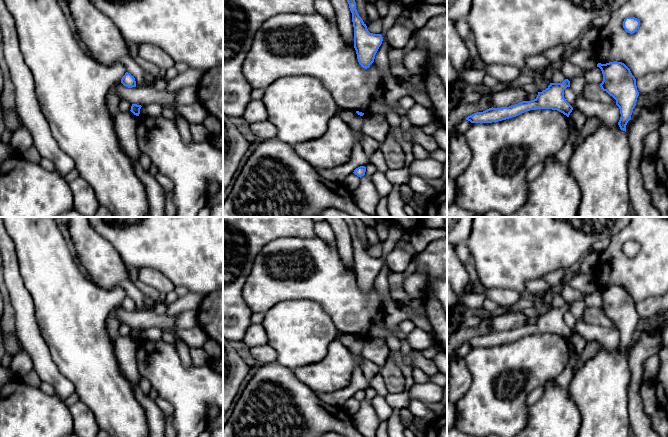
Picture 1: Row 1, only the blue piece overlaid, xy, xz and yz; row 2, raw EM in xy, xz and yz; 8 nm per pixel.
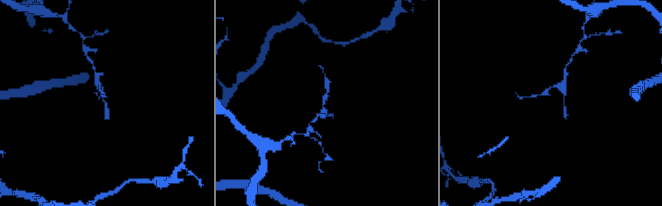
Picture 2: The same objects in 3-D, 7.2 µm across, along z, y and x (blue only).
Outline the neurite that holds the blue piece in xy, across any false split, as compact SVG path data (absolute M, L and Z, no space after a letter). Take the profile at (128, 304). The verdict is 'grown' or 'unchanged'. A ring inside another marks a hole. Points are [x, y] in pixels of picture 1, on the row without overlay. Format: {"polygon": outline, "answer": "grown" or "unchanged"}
{"polygon": "M128 296L122 301L121 307L128 312L136 311L135 302Z", "answer": "unchanged"}

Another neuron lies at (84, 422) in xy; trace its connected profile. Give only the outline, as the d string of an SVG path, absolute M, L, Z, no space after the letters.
M83 402L69 407L73 419L73 433L78 437L96 437L100 431L93 412Z

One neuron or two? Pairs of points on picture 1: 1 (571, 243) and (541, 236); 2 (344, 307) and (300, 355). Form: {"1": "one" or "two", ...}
{"1": "one", "2": "two"}

